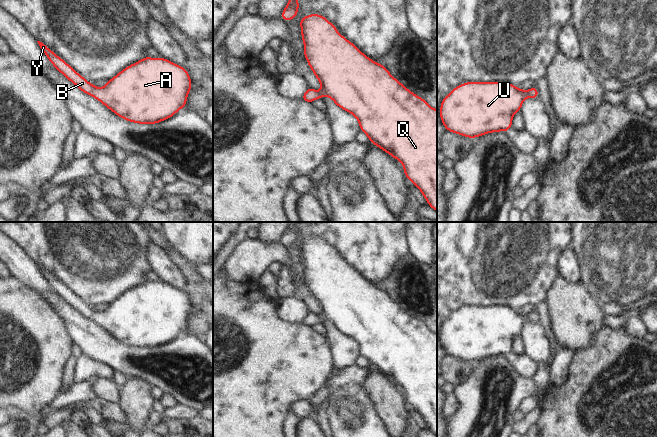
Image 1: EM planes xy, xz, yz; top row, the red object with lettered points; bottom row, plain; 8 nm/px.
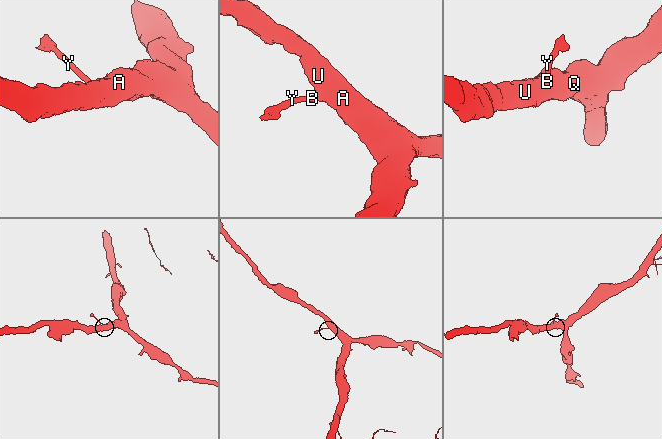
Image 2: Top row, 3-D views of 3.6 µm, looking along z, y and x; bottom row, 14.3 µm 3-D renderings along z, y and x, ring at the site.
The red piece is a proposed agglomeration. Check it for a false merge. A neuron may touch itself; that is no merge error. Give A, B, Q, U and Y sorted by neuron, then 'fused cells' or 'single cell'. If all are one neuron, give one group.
A B Q U Y | single cell

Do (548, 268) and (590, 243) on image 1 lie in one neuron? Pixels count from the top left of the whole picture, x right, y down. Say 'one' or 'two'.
two

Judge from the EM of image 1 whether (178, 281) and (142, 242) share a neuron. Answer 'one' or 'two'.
two

